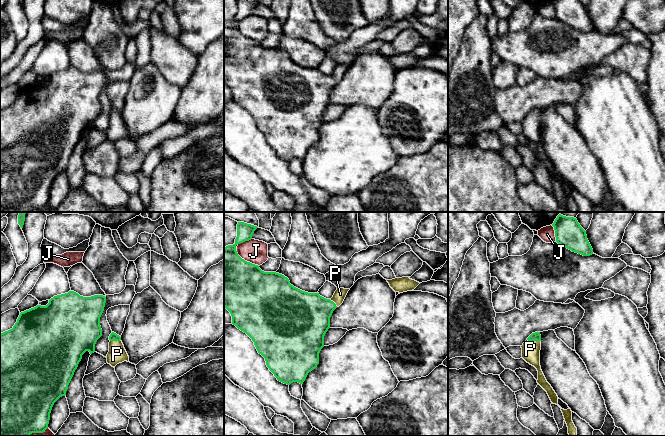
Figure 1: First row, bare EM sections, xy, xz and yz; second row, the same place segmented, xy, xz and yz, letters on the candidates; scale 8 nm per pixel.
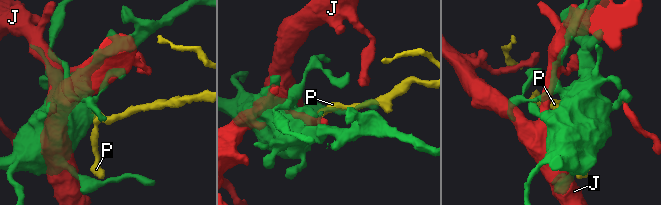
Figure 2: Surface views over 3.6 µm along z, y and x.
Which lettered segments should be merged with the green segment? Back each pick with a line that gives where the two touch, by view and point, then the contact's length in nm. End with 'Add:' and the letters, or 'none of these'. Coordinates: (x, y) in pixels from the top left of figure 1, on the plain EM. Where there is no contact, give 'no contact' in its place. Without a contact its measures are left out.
P: contact yz (534, 116); length 110 nm
Add: P

